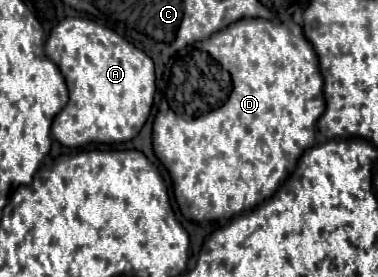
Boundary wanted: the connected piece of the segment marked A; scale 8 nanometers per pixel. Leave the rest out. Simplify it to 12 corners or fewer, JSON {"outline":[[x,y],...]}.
{"outline":[[64,18],[46,58],[70,100],[68,148],[128,142],[154,102],[154,62],[114,30]]}

